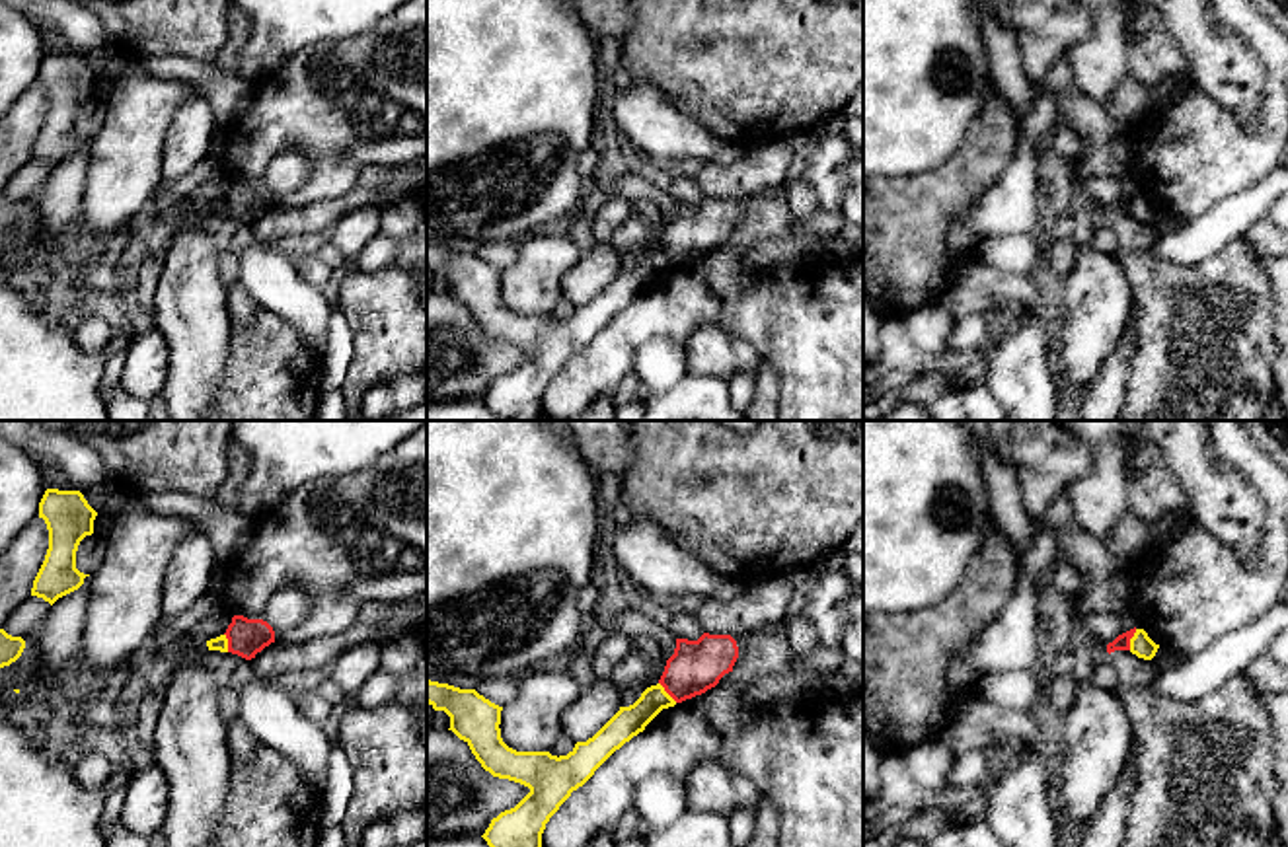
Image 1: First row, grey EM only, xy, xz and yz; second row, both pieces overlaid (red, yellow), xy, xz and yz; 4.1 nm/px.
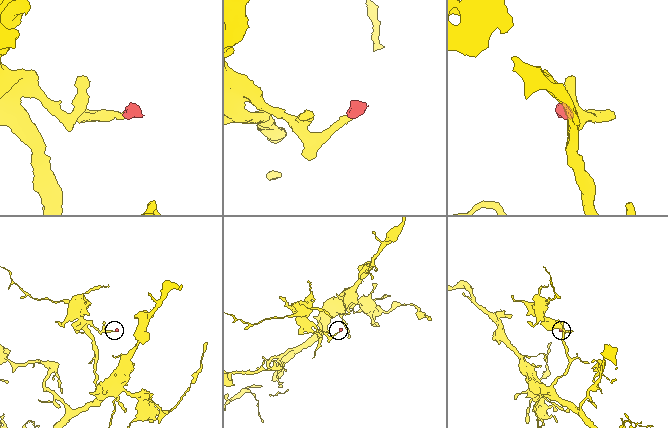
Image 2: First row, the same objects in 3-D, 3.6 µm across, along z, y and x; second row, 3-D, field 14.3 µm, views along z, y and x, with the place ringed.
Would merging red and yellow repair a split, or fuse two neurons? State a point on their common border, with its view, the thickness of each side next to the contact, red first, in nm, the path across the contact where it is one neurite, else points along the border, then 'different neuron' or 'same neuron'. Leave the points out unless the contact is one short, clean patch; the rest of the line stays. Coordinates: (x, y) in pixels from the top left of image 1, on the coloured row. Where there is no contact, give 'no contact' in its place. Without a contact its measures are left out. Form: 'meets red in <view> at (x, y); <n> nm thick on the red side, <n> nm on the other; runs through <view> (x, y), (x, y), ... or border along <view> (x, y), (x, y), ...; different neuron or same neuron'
meets red in yz at (1131, 637); 60 nm thick on the red side, 90 nm on the other; border along yz (1136, 629), (1129, 649); different neuron

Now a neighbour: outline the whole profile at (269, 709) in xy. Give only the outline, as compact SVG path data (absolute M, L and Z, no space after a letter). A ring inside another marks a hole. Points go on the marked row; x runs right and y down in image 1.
M253 676L238 689L238 717L261 744L288 757L304 781L323 792L329 736L298 711L292 689Z

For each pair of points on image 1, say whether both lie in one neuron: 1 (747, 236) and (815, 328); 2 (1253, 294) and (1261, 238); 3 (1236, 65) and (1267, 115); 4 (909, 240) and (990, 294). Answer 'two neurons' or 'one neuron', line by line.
1: one neuron
2: two neurons
3: two neurons
4: two neurons

